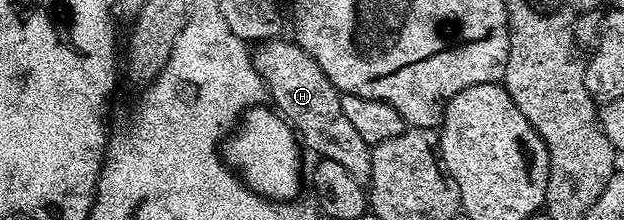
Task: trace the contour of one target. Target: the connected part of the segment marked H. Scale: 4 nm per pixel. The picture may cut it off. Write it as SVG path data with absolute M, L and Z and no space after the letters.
M284 39L263 41L257 47L260 49L252 52L252 65L268 85L271 99L276 99L275 109L292 125L307 151L309 148L317 152L317 157L346 166L346 170L362 182L371 181L372 148L364 141L362 134L354 130L350 118L342 114L342 93L332 85L330 78L326 78L322 66L318 66L318 62L314 62L304 48L291 39Z

